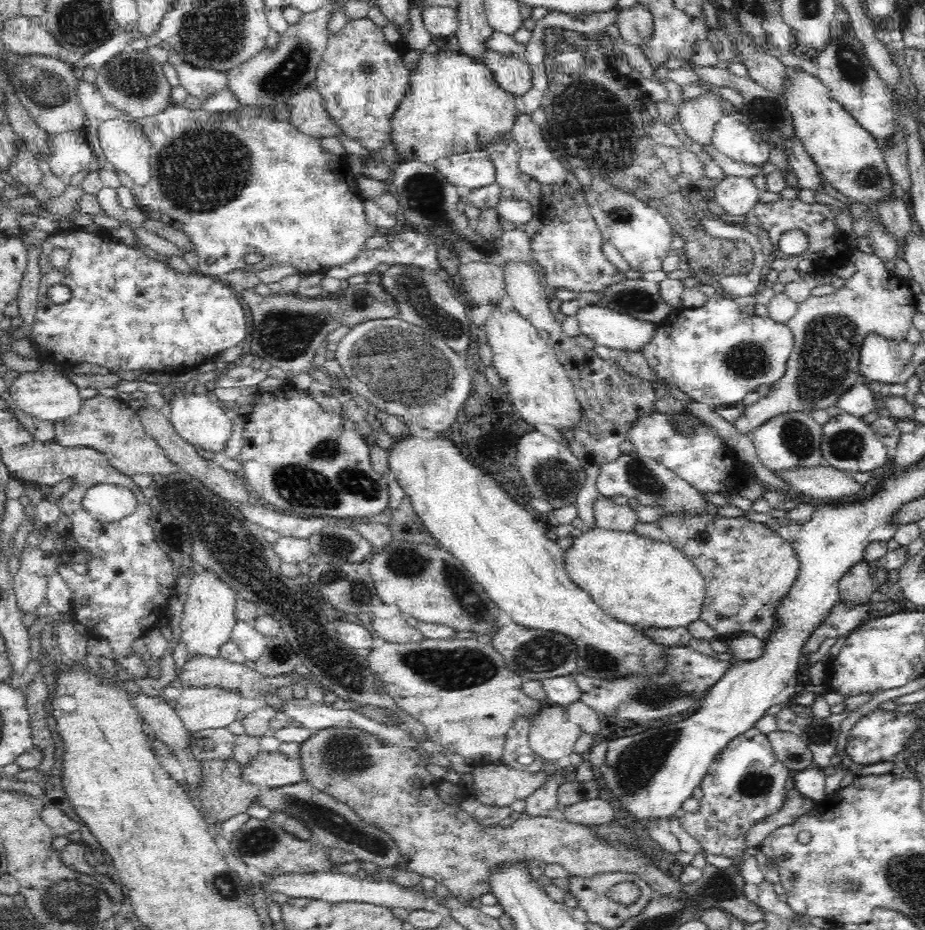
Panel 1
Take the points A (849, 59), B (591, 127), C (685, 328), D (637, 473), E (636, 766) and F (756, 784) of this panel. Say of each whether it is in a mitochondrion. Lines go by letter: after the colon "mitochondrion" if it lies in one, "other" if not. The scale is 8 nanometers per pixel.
A: mitochondrion
B: mitochondrion
C: other
D: mitochondrion
E: mitochondrion
F: mitochondrion

